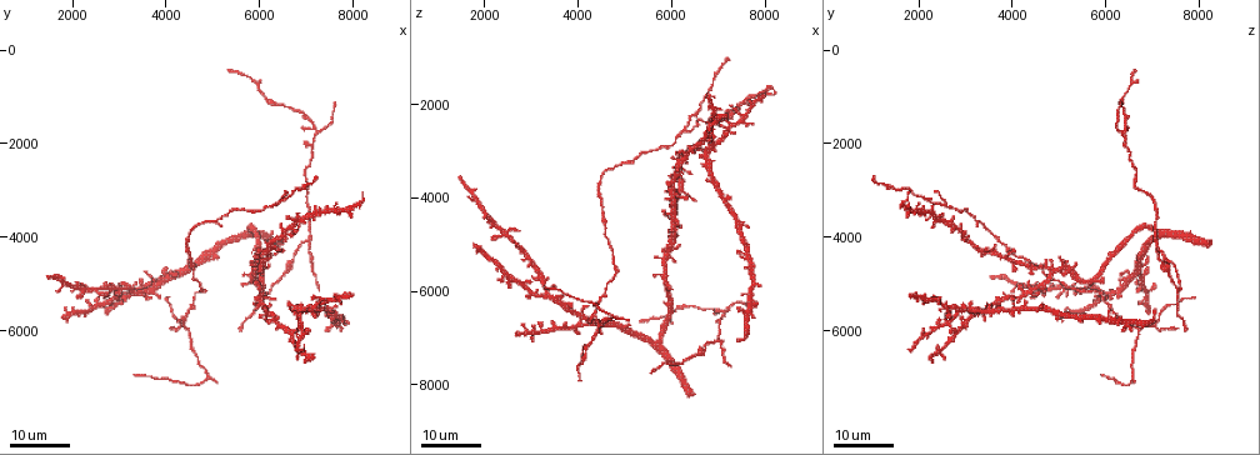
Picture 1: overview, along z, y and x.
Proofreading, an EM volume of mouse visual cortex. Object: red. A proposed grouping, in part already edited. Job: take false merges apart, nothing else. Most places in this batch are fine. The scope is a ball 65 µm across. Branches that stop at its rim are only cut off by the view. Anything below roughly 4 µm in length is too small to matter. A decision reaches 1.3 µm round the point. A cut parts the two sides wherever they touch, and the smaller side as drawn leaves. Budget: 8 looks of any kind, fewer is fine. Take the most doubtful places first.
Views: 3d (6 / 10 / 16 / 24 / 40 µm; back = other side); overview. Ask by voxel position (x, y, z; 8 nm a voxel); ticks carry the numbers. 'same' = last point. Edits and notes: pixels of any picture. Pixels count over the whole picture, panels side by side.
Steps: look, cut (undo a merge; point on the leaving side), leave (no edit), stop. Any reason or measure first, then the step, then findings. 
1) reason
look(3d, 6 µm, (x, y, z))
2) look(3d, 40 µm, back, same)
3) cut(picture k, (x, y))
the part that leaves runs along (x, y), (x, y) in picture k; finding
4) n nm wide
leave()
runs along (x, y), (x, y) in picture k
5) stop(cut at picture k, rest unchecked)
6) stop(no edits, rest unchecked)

four or more arms meet
look(3d, 16 µm, (7200, 1700, 6350))

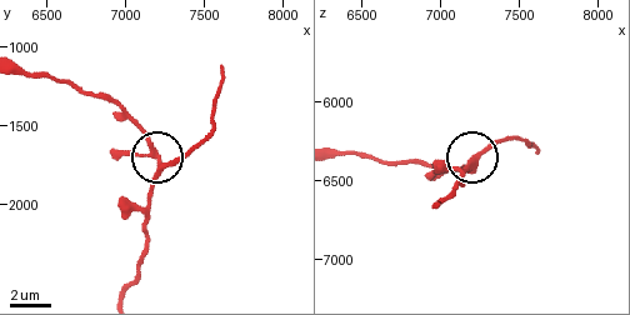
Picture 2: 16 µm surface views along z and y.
zoom in
look(3d, 6 µm, (7220, 1740, 6400))

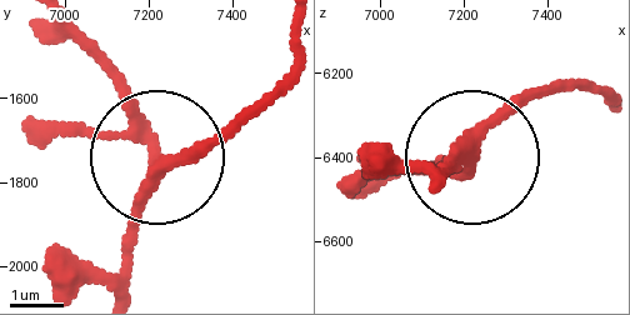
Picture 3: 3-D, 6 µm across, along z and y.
leave()
one neuron here

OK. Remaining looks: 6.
a fork
look(3d, 24 µm, (7000, 4100, 7100))

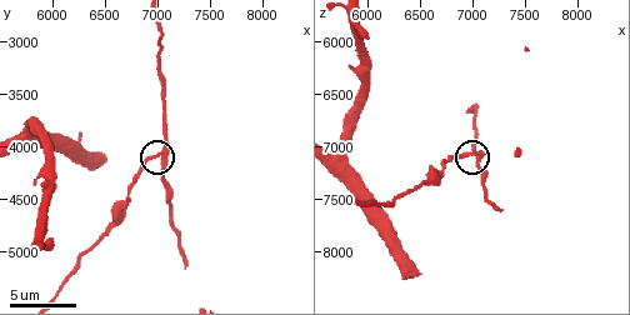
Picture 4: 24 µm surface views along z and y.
closer look
look(3d, 10 µm, (7040, 4080, 7080))

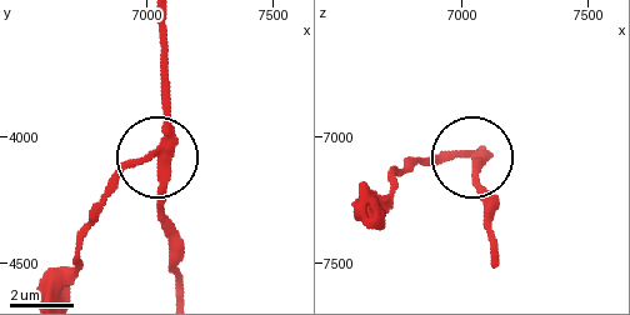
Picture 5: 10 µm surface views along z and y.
look(3d, 10 µm, back, (7030, 4060, 7070))

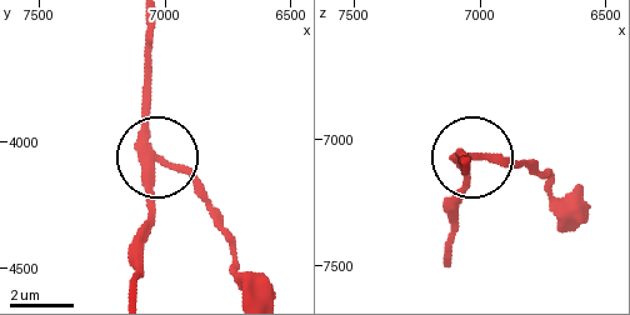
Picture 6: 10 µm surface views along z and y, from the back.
250 nm wide
cut(picture 6, (199, 180))
a second neuron is stuck on

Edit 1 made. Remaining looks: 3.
three arms meet
look(3d, 16 µm, (4500, 6050, 6700))

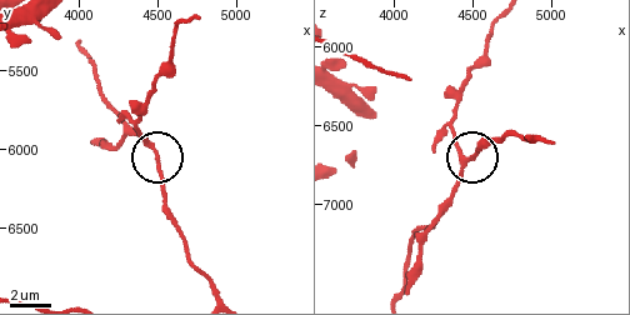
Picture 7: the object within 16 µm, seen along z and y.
look(3d, 10 µm, (4460, 6020, 6700))

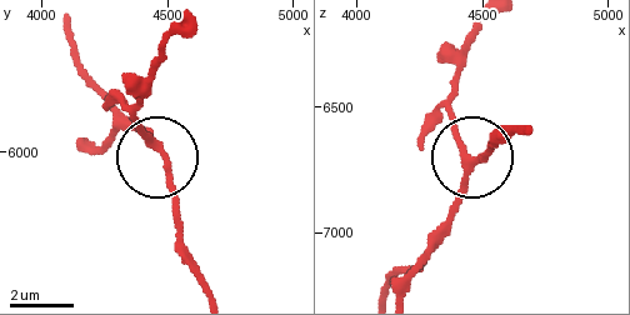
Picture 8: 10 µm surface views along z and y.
look(3d, 10 µm, back, (4480, 6010, 6710))

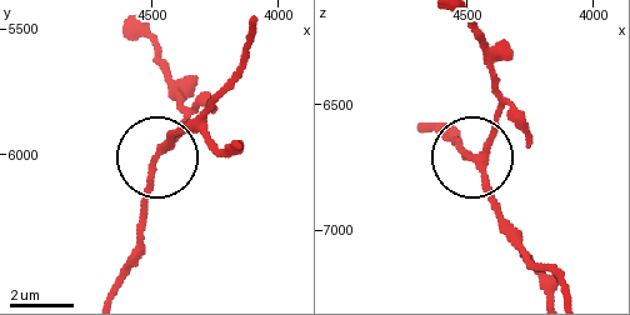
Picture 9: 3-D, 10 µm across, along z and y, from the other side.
leave()
all the same neuron

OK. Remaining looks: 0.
stop(cut at picture 6, rest unchecked)

